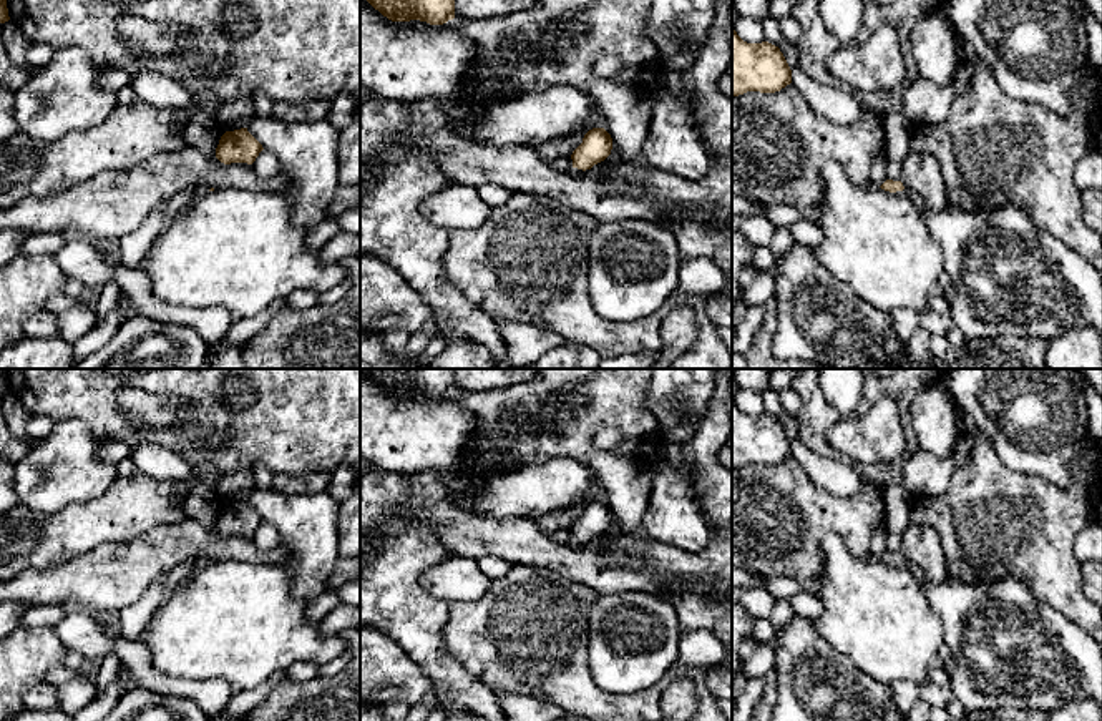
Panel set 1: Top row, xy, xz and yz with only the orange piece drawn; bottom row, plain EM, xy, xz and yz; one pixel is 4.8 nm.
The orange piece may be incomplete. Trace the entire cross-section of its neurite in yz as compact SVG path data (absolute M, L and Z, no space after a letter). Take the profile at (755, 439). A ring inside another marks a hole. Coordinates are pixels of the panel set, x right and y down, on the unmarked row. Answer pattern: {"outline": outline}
{"outline": "M732 399L732 468L775 465L792 455L792 442L778 419L744 414Z"}

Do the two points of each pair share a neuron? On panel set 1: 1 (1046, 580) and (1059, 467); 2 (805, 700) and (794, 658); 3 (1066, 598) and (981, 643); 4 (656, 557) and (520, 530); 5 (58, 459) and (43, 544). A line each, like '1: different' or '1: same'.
1: different
2: same
3: different
4: same
5: different

